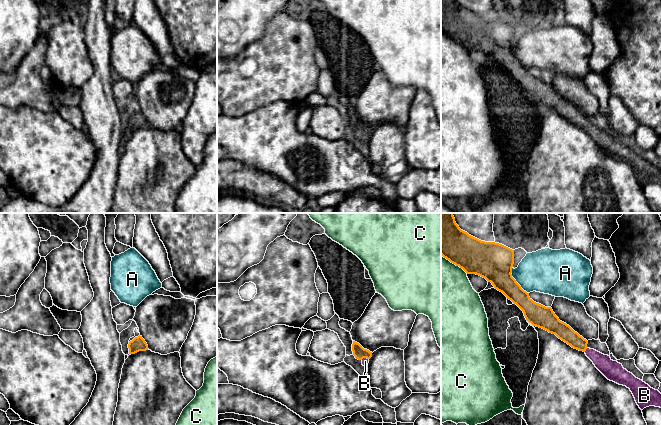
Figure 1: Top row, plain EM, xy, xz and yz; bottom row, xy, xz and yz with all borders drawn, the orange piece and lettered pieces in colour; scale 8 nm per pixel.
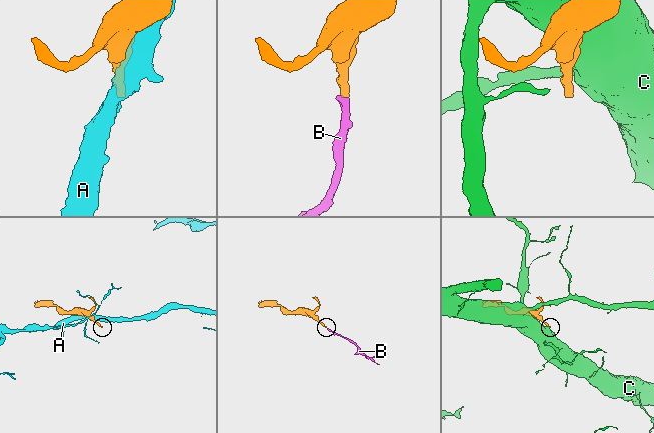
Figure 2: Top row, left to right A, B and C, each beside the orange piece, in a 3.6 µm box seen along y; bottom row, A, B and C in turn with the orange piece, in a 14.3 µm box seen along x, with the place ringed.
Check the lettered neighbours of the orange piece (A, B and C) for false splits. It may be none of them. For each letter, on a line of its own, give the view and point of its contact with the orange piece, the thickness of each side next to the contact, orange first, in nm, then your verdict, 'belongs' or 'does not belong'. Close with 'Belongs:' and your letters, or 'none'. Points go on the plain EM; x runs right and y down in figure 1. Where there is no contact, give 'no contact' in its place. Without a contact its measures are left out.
A: contact yz (515, 56); calibres 300 and 340 nm; does not belong
B: contact yz (585, 126); calibres 130 and 140 nm; belongs
C: contact yz (454, 39); calibres 280 and 480 nm; does not belong
Belongs: B

